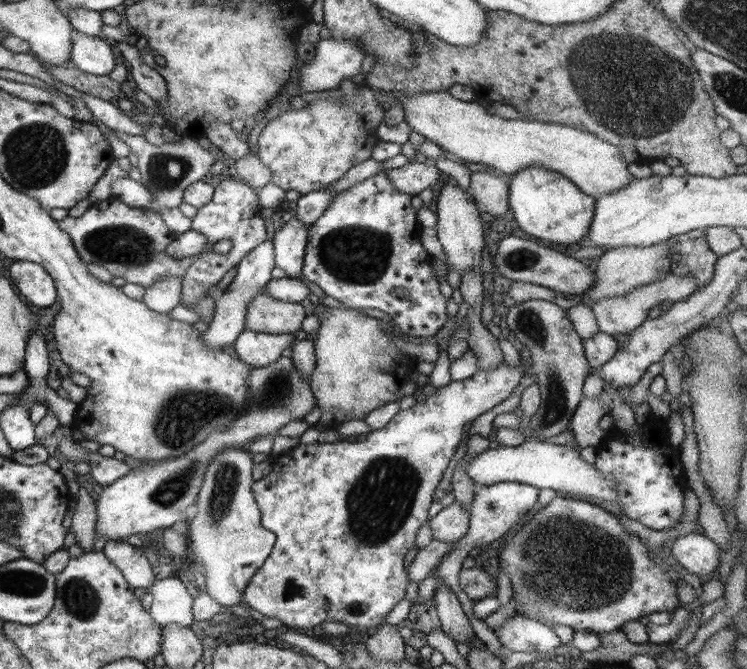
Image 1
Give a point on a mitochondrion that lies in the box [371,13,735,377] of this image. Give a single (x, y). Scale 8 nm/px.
(628, 99)

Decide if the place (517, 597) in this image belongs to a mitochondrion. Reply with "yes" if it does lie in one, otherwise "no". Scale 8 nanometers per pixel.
no

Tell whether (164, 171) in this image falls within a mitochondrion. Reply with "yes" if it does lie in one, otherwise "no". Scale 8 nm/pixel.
yes

